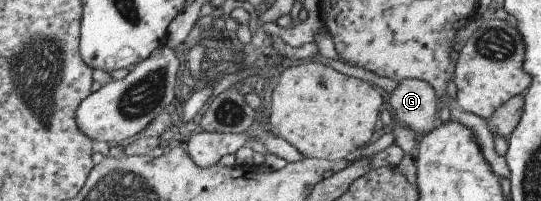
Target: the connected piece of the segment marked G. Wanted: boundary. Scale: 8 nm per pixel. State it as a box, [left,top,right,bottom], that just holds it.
[389,78,438,137]

